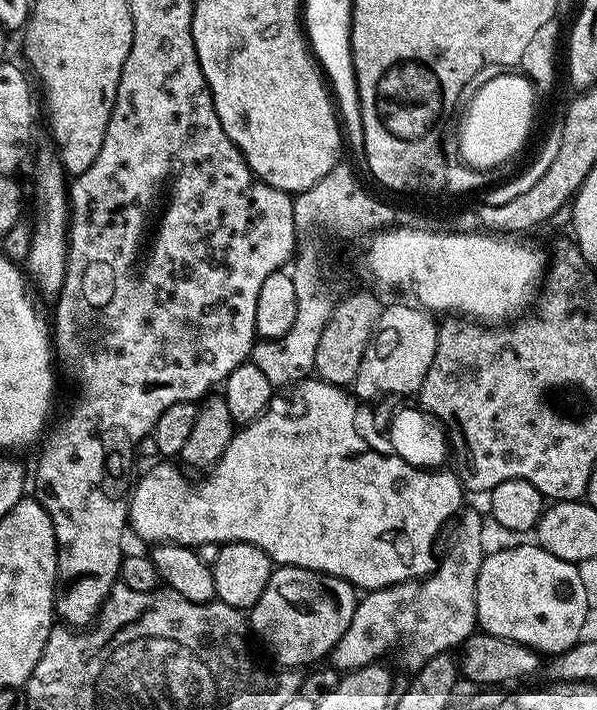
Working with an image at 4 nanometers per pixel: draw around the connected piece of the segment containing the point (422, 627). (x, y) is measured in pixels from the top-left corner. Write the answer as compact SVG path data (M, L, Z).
M467 508L459 513L455 521L456 533L430 575L391 584L389 588L374 588L365 591L357 599L354 618L350 618L346 634L342 634L340 641L331 650L331 667L347 674L356 668L383 661L383 656L391 648L396 648L397 658L409 670L415 670L430 662L430 658L440 652L459 649L473 636L478 628L478 570L482 570L486 553L481 541L484 516Z

